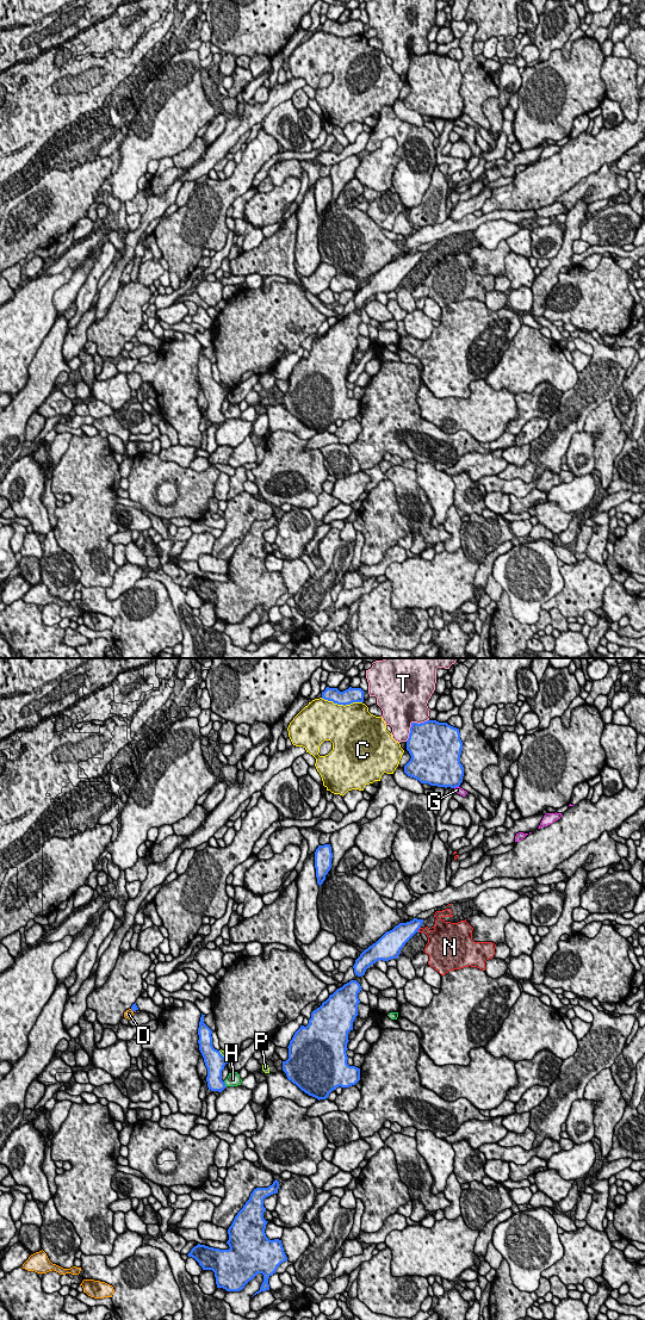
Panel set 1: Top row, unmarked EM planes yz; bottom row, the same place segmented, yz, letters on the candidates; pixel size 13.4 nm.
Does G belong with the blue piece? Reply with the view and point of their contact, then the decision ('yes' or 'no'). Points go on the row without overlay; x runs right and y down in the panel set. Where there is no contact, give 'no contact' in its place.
yz (456, 118) | no

